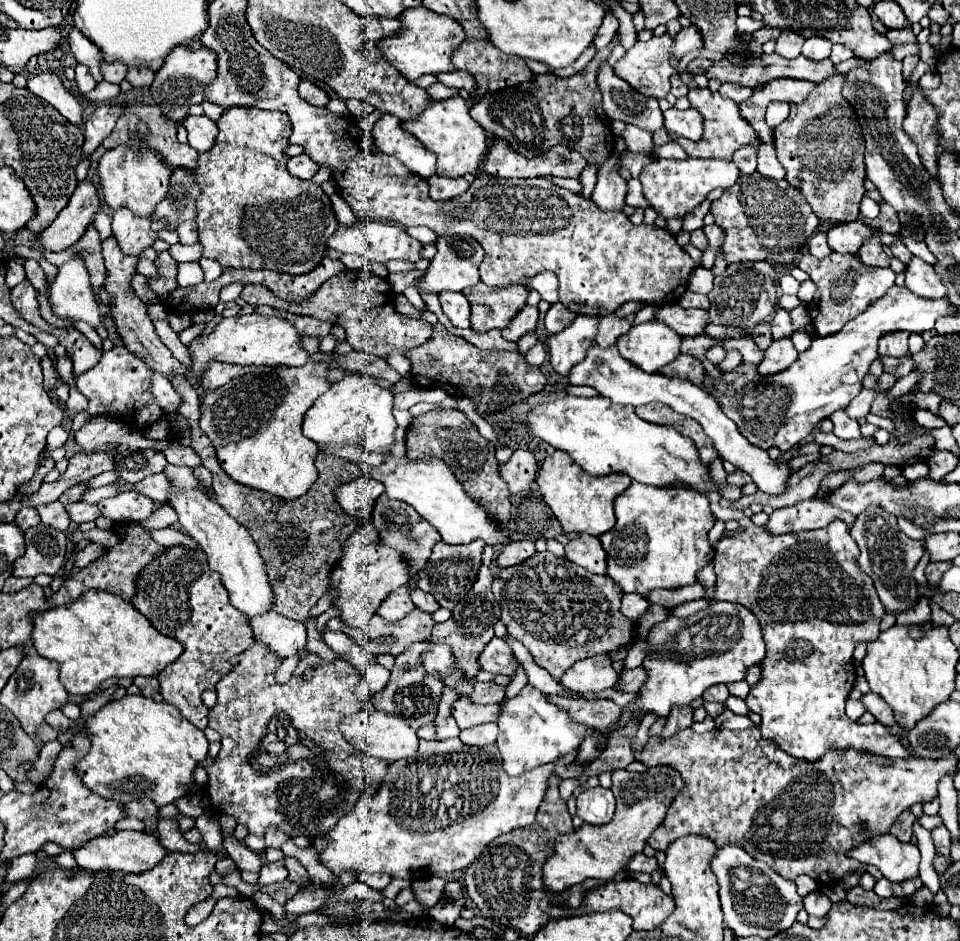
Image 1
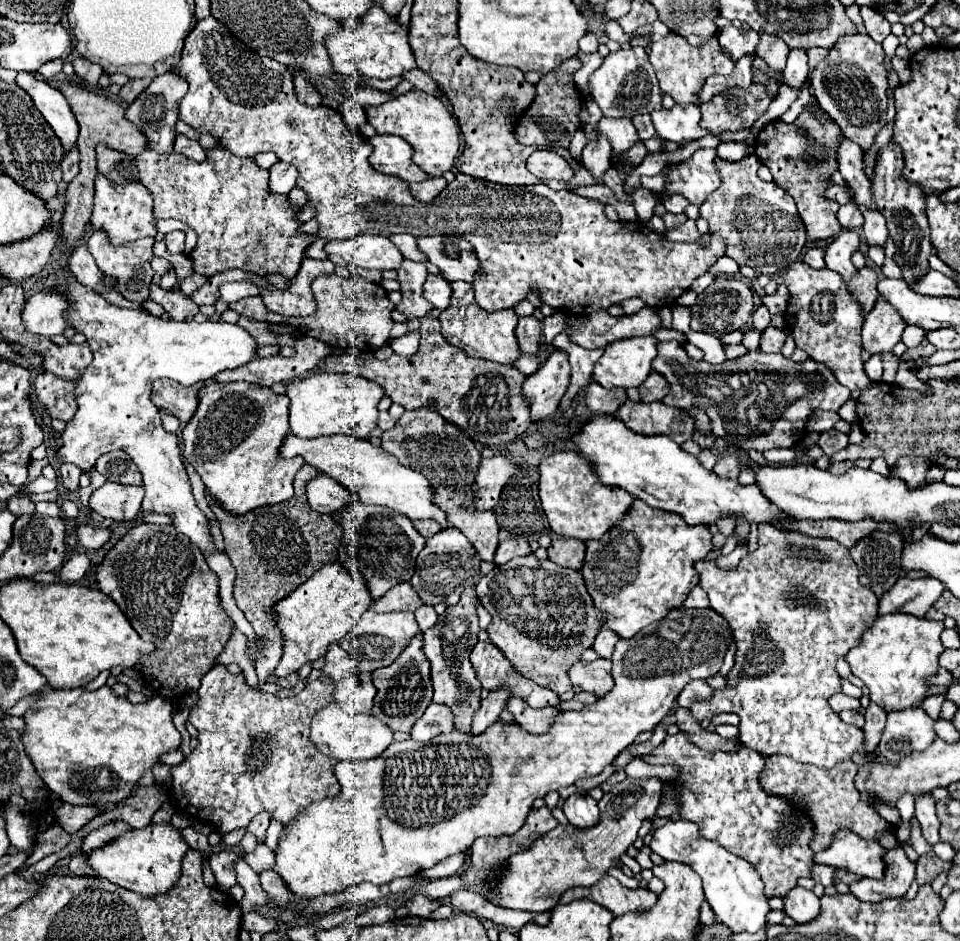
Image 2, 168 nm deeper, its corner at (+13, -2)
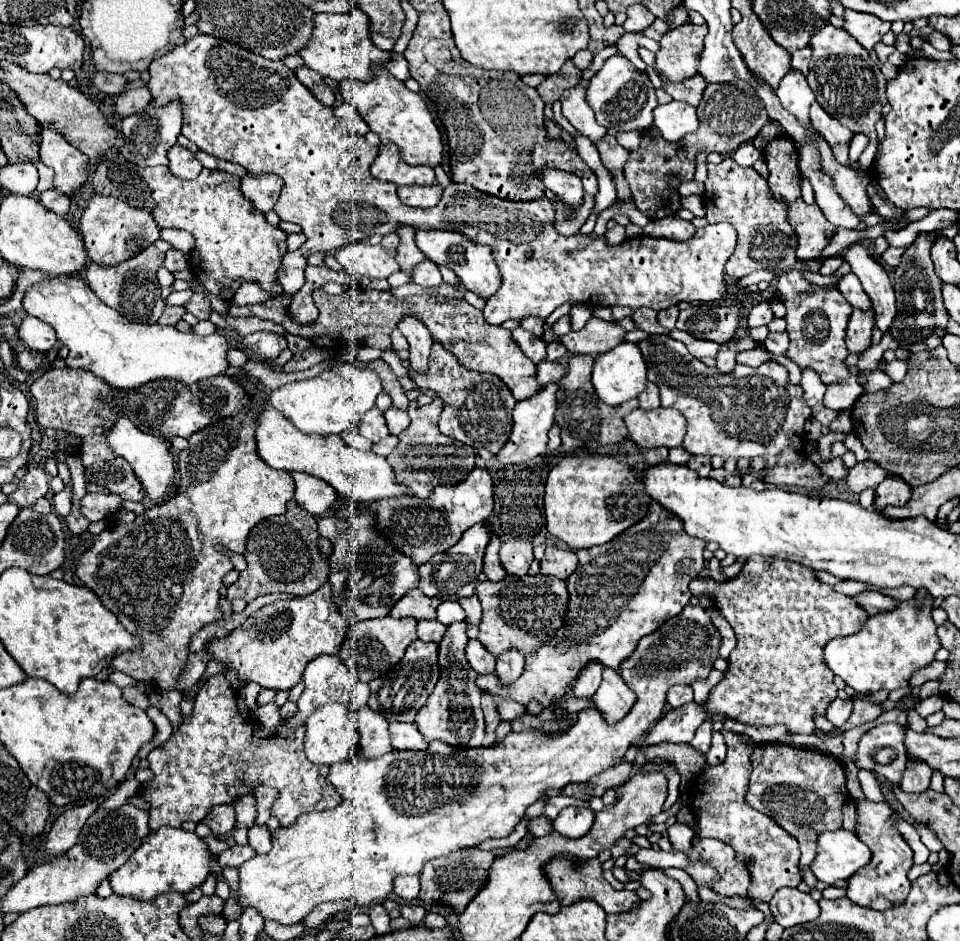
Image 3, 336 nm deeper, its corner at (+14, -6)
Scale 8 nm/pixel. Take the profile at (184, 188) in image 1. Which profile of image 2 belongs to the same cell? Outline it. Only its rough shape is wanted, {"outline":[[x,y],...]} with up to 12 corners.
{"outline":[[172,231],[164,237],[170,253],[184,251],[184,233]]}

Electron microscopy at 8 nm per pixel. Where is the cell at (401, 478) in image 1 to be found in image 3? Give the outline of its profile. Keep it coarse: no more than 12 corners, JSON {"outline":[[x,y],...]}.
{"outline":[[271,405],[257,425],[273,469],[361,503],[409,495],[385,457],[339,435],[299,435]]}

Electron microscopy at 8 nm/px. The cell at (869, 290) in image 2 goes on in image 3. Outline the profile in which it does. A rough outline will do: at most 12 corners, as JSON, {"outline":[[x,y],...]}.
{"outline":[[853,309],[847,327],[851,353],[871,347],[873,309]]}

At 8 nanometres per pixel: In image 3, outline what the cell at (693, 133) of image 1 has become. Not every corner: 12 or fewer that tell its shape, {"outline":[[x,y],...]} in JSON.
{"outline":[[671,101],[653,111],[665,141],[697,131],[695,107]]}

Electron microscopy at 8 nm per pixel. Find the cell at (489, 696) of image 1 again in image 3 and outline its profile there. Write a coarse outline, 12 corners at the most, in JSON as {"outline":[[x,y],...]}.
{"outline":[[391,723],[397,751],[427,747],[415,723]]}

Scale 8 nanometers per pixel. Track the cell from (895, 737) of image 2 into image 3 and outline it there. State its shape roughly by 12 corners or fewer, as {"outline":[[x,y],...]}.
{"outline":[[899,723],[869,729],[855,763],[899,787],[907,765]]}

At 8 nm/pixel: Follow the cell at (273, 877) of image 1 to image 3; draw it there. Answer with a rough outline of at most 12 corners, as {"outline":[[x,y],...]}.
{"outline":[[265,825],[249,829],[249,845],[259,855],[271,851],[271,833]]}

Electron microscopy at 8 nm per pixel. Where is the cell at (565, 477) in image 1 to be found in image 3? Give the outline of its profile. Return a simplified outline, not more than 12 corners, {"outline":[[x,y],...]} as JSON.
{"outline":[[563,457],[545,517],[571,551],[605,545],[649,509],[613,457]]}

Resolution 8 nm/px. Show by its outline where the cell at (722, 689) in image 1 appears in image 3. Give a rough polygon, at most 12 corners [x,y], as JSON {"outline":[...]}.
{"outline":[[689,685],[673,687],[667,695],[671,707],[681,707],[693,701]]}

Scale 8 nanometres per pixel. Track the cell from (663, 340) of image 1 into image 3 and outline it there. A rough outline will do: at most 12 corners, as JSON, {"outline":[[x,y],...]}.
{"outline":[[637,343],[593,363],[593,387],[607,405],[637,397],[647,365]]}

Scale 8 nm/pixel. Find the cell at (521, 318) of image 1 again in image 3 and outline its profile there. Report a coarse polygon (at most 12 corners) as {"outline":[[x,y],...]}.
{"outline":[[513,329],[513,339],[521,351],[539,363],[545,359],[545,343],[541,337]]}

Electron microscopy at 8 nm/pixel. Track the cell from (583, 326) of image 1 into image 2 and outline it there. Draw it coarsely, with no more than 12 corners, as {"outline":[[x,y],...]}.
{"outline":[[556,351],[524,381],[532,423],[550,419],[570,385],[566,353]]}

